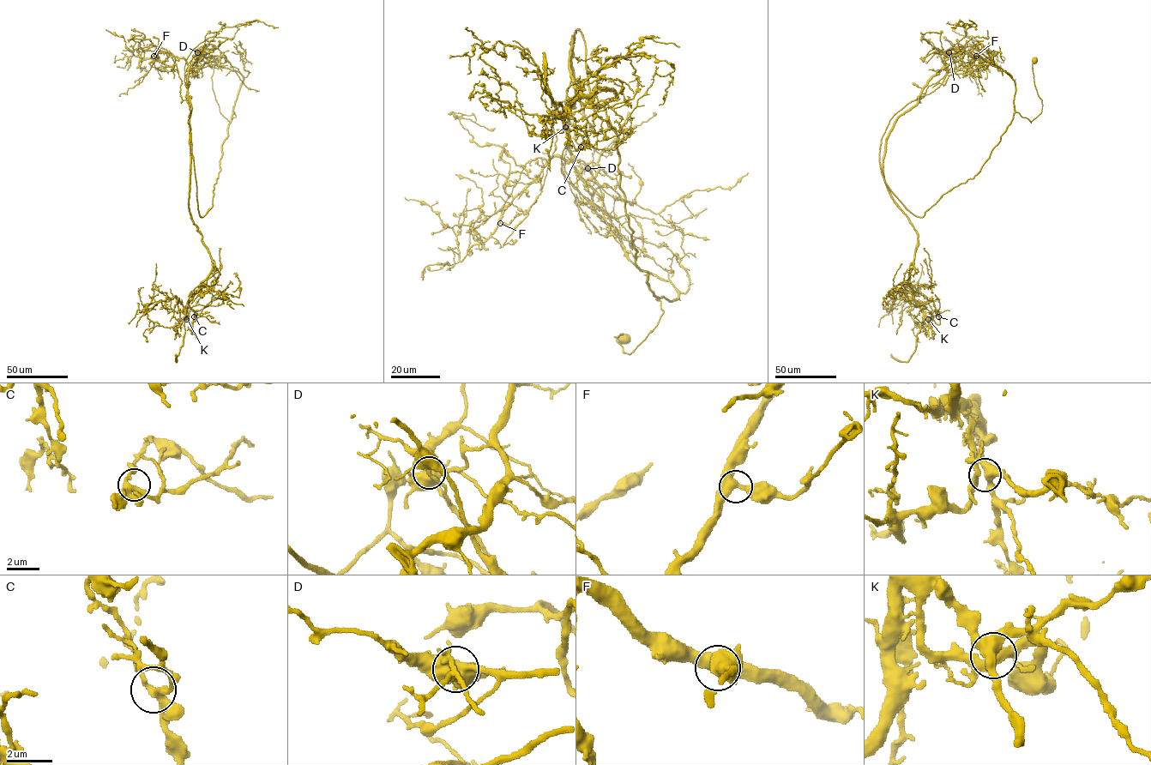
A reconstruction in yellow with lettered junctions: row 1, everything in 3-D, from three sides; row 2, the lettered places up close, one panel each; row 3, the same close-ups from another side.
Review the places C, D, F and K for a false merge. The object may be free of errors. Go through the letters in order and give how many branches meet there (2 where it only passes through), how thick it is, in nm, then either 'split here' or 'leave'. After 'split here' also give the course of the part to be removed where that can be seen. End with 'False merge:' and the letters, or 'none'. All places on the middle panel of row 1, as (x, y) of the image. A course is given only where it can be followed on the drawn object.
C: branches 4; calibre 320 nm; leave
D: branches 6; calibre 650 nm; split here; course (587, 168), (623, 249), (564, 175), (563, 100), (550, 162), (531, 159), (470, 227), (485, 244)
F: branches 3; calibre 440 nm; leave
K: branches 4; calibre 460 nm; leave
False merge: D

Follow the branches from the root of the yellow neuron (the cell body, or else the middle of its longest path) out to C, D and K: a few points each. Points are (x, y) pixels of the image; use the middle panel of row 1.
C: (623, 339), (677, 291), (592, 211), (572, 38), (575, 87), (616, 94), (567, 109), (581, 147)
D: (623, 339), (616, 337), (629, 354), (659, 322), (659, 299), (677, 291), (629, 258), (587, 168)
K: (623, 339), (677, 291), (592, 211), (572, 38), (574, 84), (616, 97), (578, 98), (565, 127)

